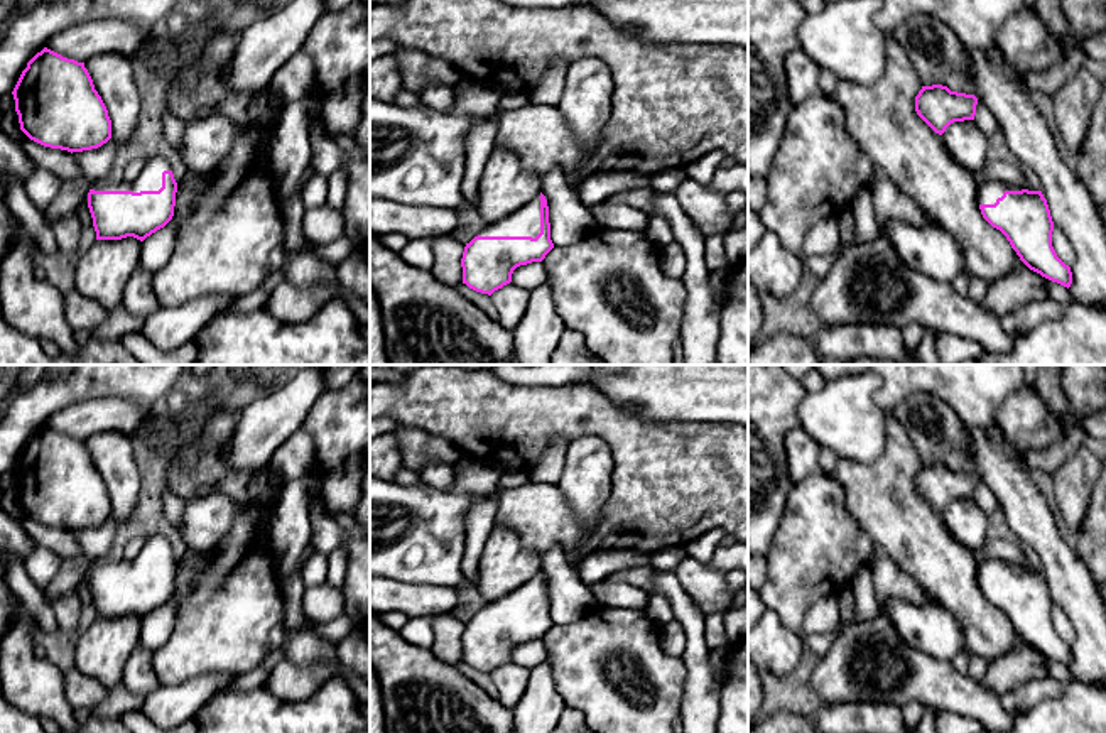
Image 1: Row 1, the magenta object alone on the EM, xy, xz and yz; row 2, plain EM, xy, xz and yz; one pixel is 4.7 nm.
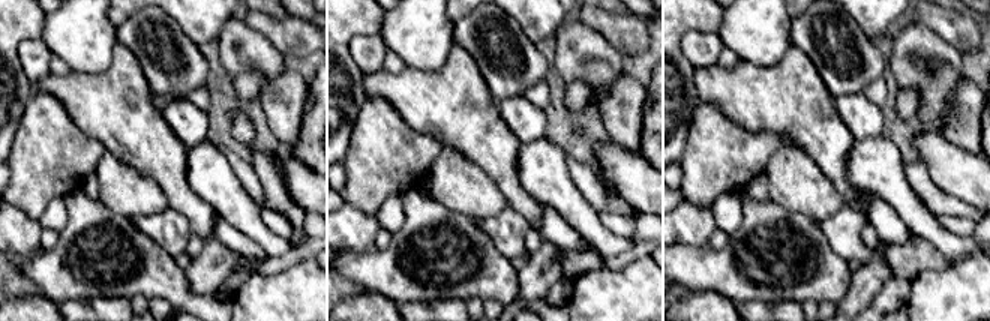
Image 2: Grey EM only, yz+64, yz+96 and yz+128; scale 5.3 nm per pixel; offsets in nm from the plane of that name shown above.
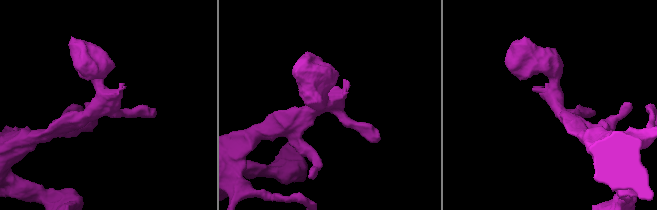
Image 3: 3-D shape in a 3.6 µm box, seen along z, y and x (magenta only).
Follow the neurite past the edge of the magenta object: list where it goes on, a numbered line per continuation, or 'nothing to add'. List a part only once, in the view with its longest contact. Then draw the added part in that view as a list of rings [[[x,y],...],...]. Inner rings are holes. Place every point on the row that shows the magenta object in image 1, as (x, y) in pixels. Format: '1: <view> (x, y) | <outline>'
1: xz (525, 222) | [[[540,194],[517,213],[486,225],[480,236],[532,236],[540,233]]]

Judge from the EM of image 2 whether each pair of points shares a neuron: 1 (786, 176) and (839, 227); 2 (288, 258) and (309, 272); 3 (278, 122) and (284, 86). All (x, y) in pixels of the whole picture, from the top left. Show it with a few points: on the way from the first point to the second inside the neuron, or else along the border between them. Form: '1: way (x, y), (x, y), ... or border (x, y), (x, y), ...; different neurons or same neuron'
1: border (845, 203), (818, 222); different neurons
2: border (311, 257), (302, 258), (284, 270), (263, 276); different neurons
3: way (284, 113), (284, 95); same neuron

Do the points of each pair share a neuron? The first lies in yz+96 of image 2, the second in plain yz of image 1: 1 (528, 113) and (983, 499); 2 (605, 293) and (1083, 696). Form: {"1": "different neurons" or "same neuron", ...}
{"1": "different neurons", "2": "same neuron"}

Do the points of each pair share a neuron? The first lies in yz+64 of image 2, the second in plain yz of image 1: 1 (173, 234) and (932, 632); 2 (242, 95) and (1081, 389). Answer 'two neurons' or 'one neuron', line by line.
1: one neuron
2: one neuron

